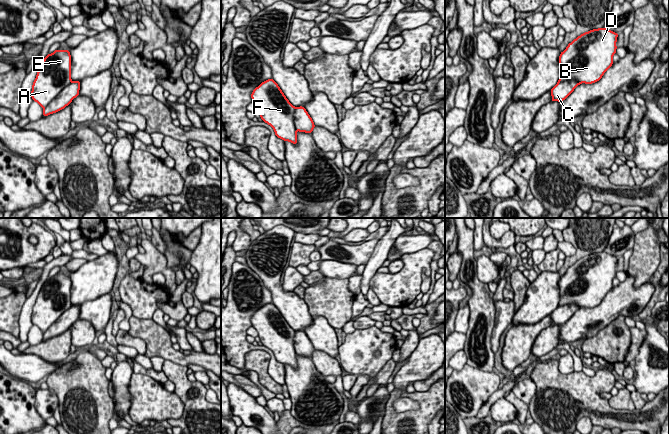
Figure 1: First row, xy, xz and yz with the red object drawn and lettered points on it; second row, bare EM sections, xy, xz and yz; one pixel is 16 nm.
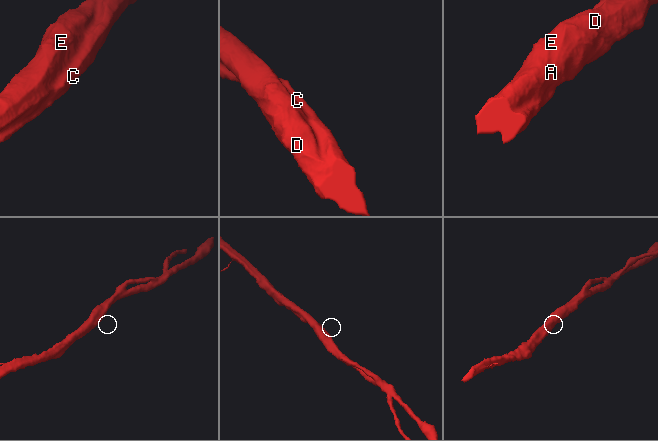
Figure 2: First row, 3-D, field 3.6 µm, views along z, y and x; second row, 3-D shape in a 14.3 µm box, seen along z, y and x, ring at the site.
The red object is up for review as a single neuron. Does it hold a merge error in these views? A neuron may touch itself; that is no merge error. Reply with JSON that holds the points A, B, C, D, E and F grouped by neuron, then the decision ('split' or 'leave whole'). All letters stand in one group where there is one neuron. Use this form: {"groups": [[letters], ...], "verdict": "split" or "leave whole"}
{"groups": [["A", "B", "D", "E", "F"], ["C"]], "verdict": "split"}

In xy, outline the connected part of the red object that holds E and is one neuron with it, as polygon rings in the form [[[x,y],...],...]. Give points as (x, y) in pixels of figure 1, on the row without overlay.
[[[55,274],[44,282],[37,296],[32,309],[32,324],[44,333],[71,306],[70,276]]]

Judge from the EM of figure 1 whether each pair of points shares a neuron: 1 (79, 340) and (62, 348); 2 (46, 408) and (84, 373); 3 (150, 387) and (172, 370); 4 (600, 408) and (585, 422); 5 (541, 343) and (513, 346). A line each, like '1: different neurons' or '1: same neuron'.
1: different neurons
2: different neurons
3: different neurons
4: different neurons
5: different neurons

